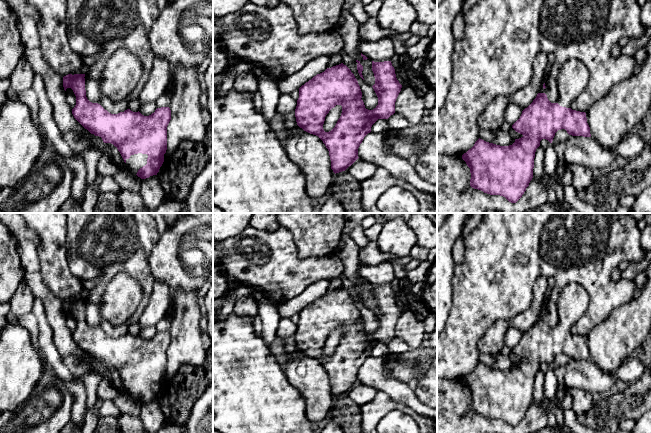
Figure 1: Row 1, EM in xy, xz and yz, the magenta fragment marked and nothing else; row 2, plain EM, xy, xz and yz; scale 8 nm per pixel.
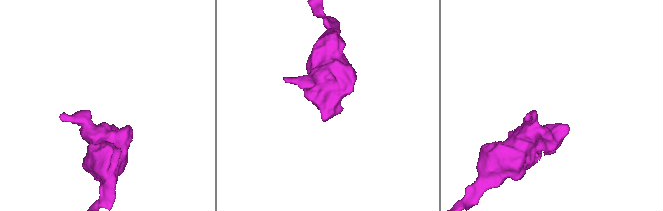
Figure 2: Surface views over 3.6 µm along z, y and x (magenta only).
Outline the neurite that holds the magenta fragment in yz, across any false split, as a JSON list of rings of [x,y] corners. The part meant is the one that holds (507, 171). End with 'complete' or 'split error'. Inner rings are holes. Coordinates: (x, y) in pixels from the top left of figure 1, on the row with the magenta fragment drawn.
[[[570,59],[560,69],[558,84],[558,100],[551,103],[545,93],[538,93],[533,102],[522,111],[520,118],[512,128],[522,134],[509,146],[500,146],[478,139],[474,146],[462,155],[462,159],[470,168],[470,186],[490,195],[500,195],[509,202],[516,203],[526,191],[533,178],[536,149],[542,139],[552,143],[555,133],[565,129],[569,135],[591,137],[586,113],[570,108],[573,101],[587,87],[589,73],[579,60]]] | split error

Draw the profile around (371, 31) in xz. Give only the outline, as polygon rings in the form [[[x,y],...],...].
[[[369,17],[365,24],[359,26],[359,36],[362,40],[373,42],[384,37],[392,37],[398,32],[382,28],[376,17]]]

